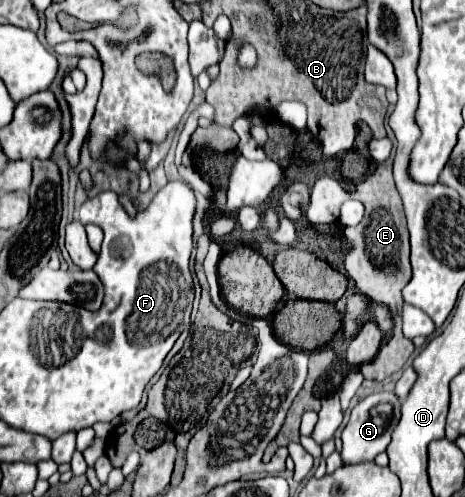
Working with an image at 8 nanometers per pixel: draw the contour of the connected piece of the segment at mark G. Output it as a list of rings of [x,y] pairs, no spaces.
[[[380,391],[380,393],[372,393],[368,397],[364,397],[352,409],[348,423],[342,429],[342,443],[344,443],[342,459],[344,459],[344,463],[374,461],[374,457],[388,447],[390,435],[400,419],[400,405],[402,405],[400,397],[396,397],[394,393],[388,393],[388,391]]]

